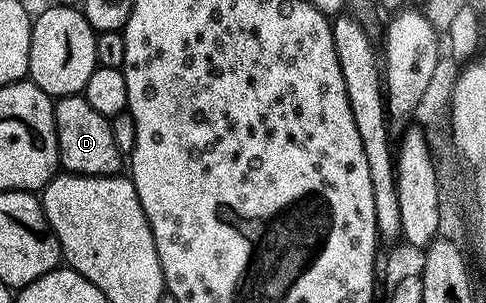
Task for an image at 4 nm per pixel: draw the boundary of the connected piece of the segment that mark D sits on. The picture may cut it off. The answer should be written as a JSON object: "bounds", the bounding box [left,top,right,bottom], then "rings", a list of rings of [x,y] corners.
{"bounds":[54,95,123,176],"rings":[[[69,95],[55,102],[54,121],[57,133],[59,161],[64,172],[72,175],[109,176],[122,168],[123,153],[117,149],[110,120],[107,120],[81,95]]]}

